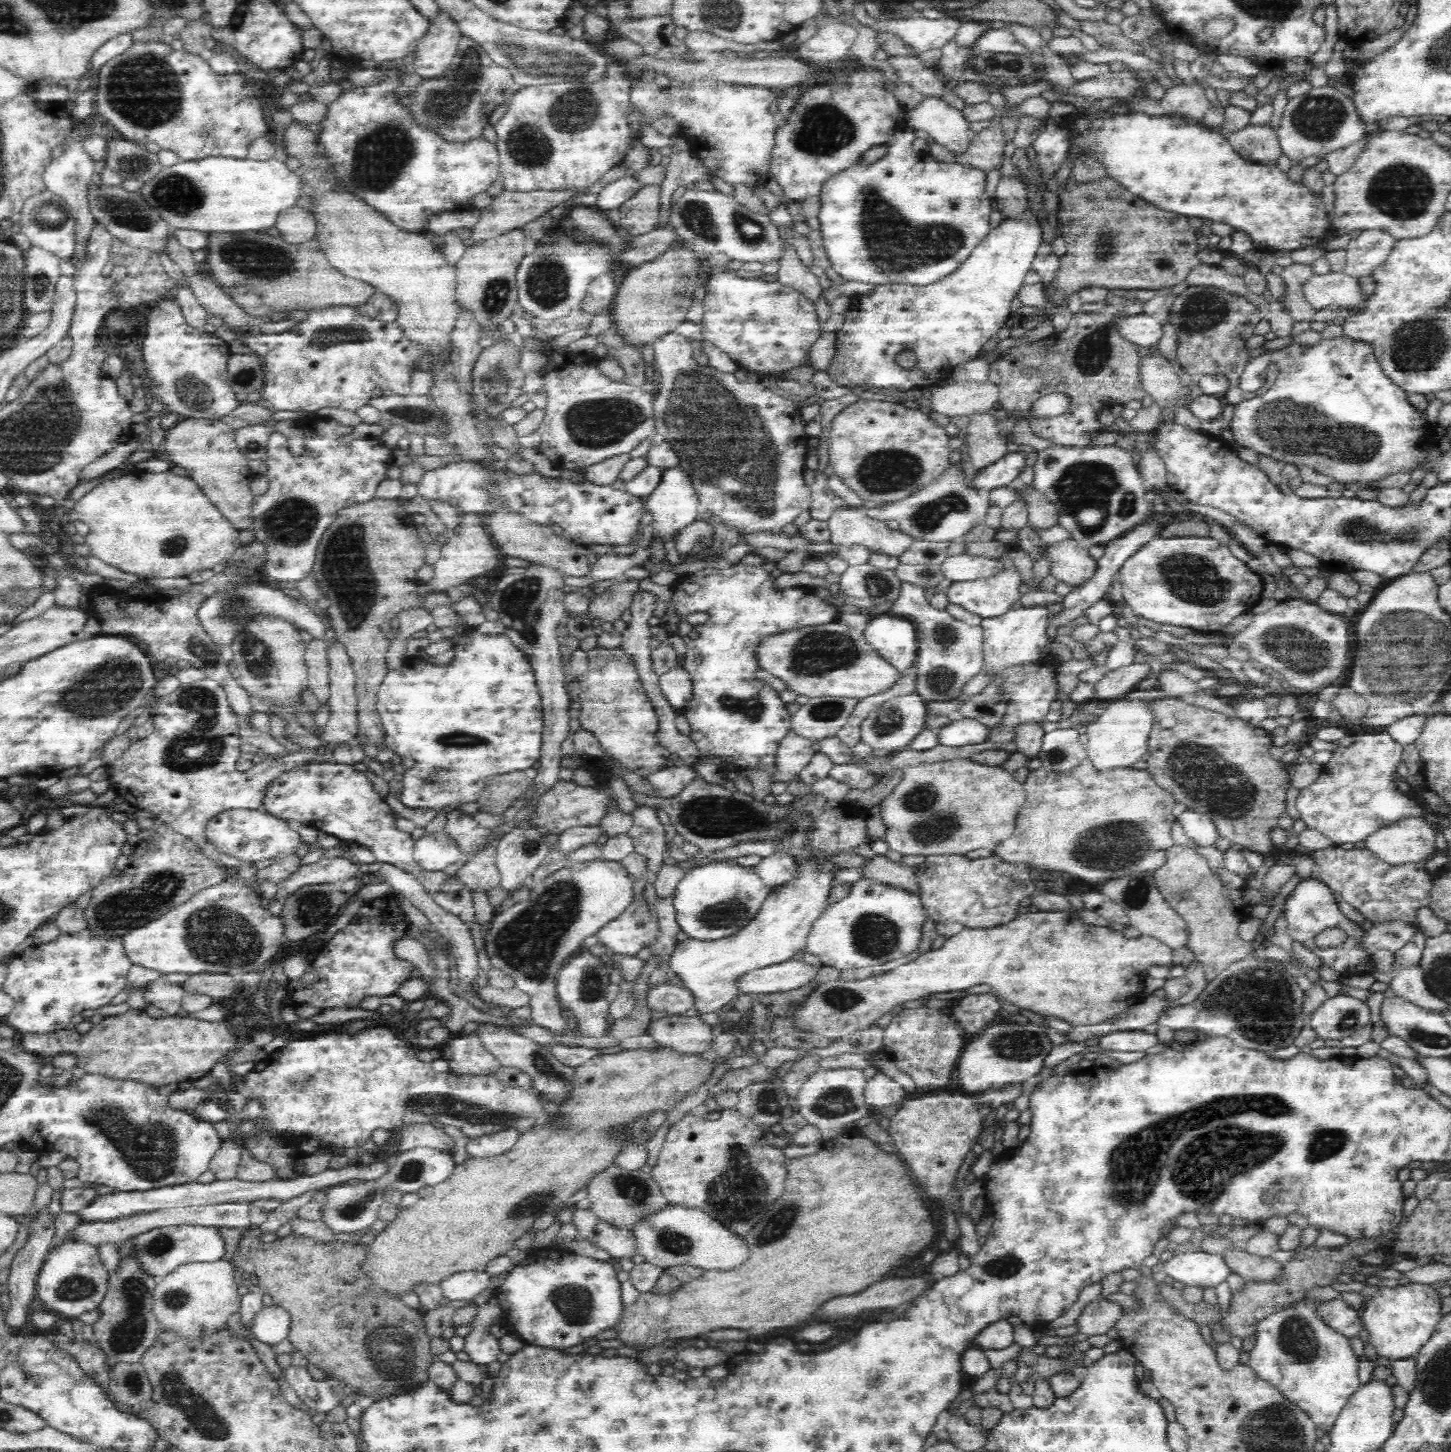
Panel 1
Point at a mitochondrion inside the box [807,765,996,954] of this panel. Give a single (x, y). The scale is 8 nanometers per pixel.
(931, 827)

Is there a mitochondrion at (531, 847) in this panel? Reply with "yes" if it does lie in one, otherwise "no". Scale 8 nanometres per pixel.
yes

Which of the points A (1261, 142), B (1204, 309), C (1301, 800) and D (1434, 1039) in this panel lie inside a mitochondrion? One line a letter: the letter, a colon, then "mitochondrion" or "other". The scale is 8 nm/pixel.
A: mitochondrion
B: mitochondrion
C: other
D: mitochondrion

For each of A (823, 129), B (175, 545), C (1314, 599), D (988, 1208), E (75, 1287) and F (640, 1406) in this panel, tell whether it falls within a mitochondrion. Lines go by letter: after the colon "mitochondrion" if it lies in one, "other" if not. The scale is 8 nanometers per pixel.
A: mitochondrion
B: mitochondrion
C: other
D: other
E: mitochondrion
F: other

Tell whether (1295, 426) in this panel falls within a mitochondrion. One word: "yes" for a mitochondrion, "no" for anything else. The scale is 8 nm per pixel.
yes

